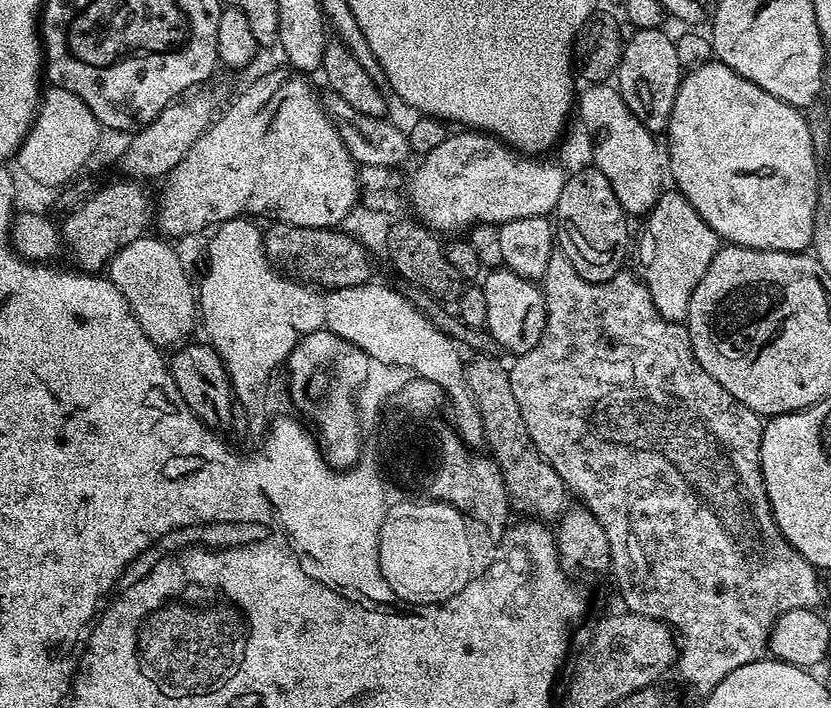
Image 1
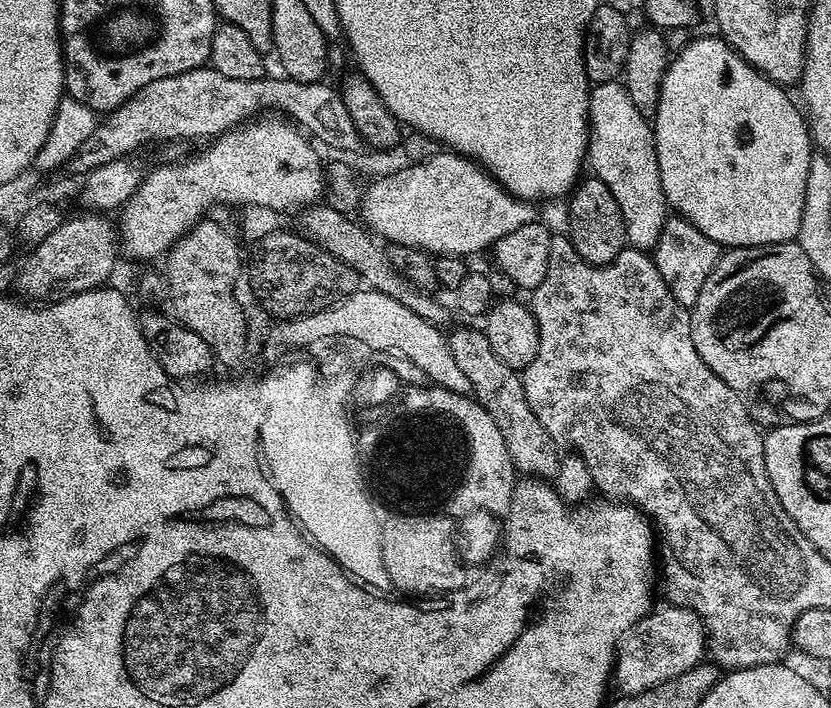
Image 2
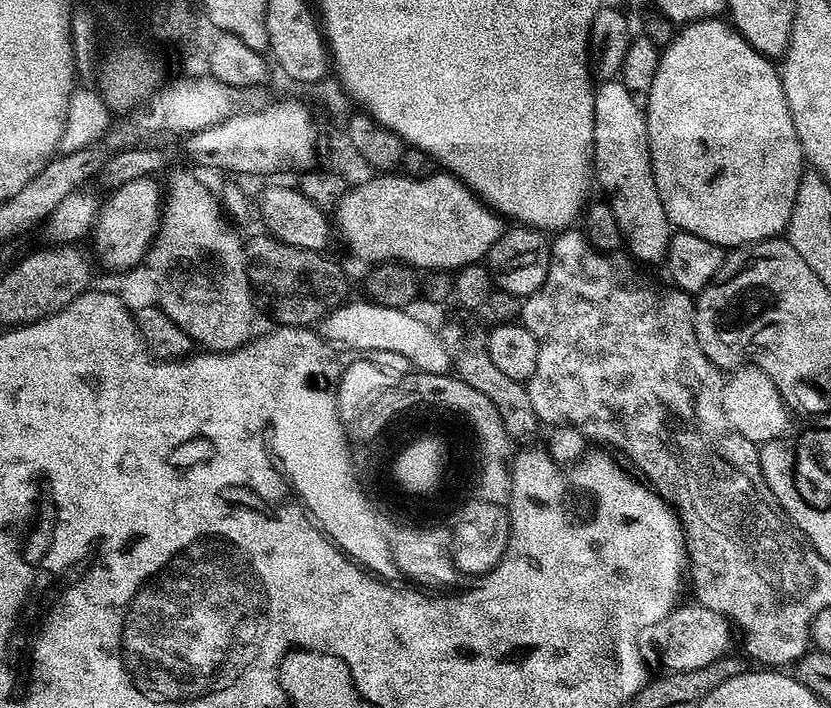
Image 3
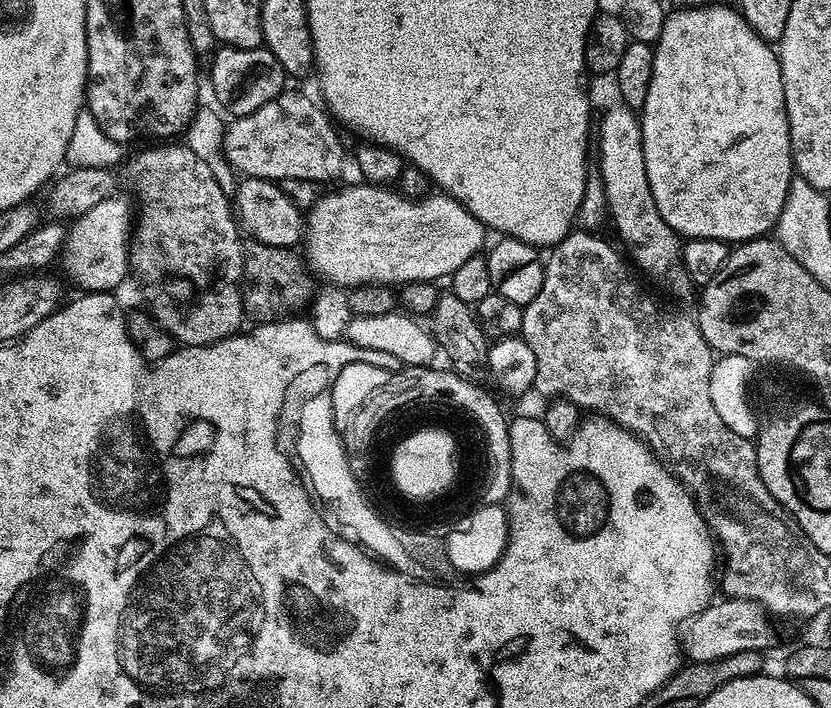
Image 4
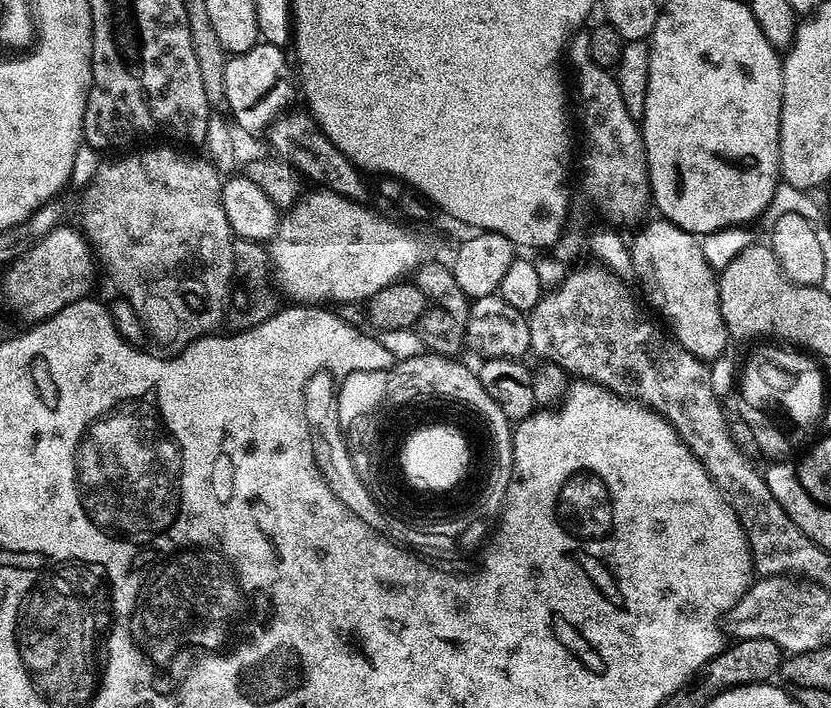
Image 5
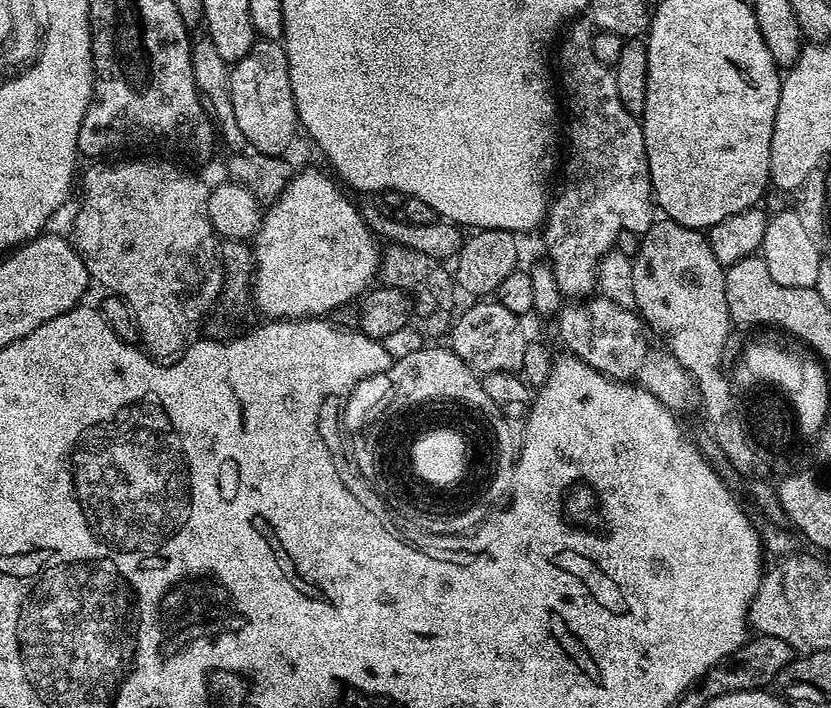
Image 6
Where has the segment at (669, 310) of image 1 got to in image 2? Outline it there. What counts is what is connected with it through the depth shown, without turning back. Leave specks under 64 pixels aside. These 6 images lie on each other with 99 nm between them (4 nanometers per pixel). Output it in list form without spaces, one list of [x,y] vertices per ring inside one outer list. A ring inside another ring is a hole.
[[[672,214],[662,226],[662,234],[656,247],[651,249],[650,255],[652,261],[656,263],[658,274],[662,274],[670,294],[674,294],[674,298],[678,298],[678,302],[690,310],[698,302],[698,294],[702,294],[706,278],[710,278],[714,266],[720,261],[722,248],[710,238],[706,238],[706,234],[698,230],[698,226]]]

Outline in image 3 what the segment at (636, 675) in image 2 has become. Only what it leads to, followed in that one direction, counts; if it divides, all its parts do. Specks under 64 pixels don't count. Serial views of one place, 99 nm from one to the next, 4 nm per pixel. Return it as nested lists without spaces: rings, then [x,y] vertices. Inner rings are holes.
[[[695,602],[683,604],[673,608],[671,614],[662,618],[654,629],[656,648],[668,672],[689,672],[710,666],[710,662],[722,658],[731,649],[728,647],[732,644],[734,628],[727,616]]]

